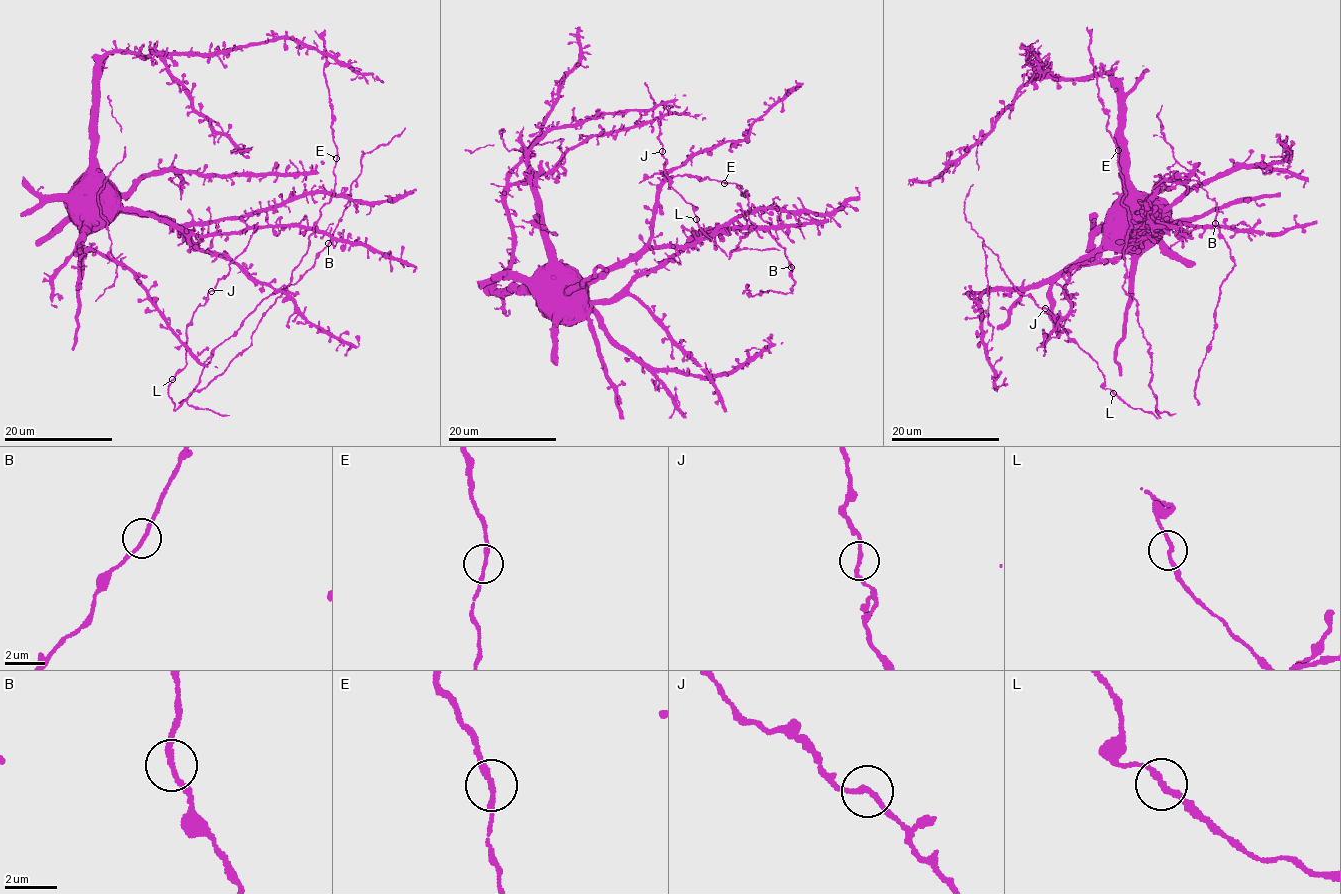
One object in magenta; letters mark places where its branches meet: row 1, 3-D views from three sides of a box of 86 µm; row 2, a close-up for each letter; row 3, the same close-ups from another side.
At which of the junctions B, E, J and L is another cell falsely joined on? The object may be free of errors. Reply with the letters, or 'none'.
none

